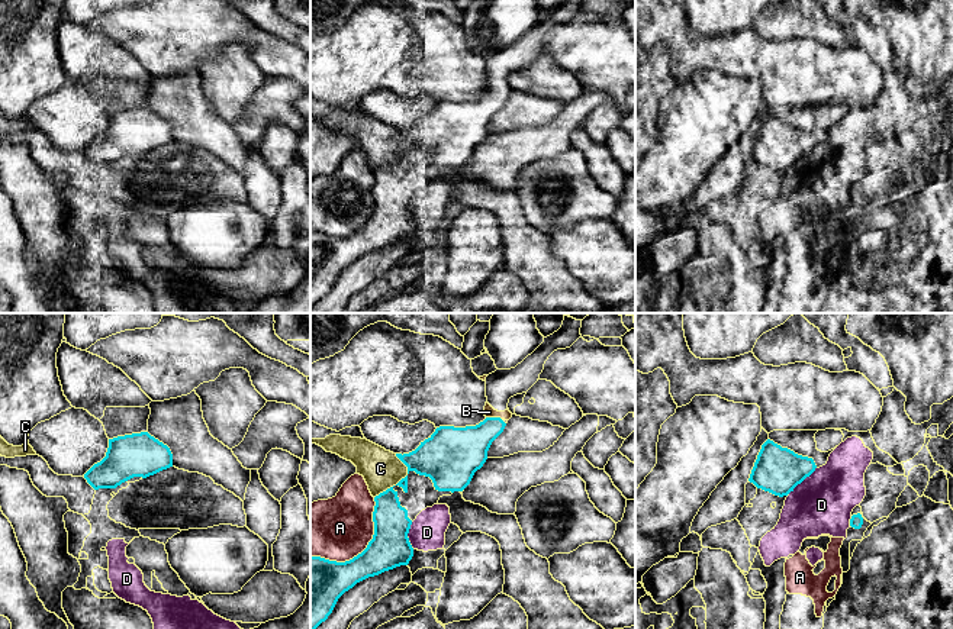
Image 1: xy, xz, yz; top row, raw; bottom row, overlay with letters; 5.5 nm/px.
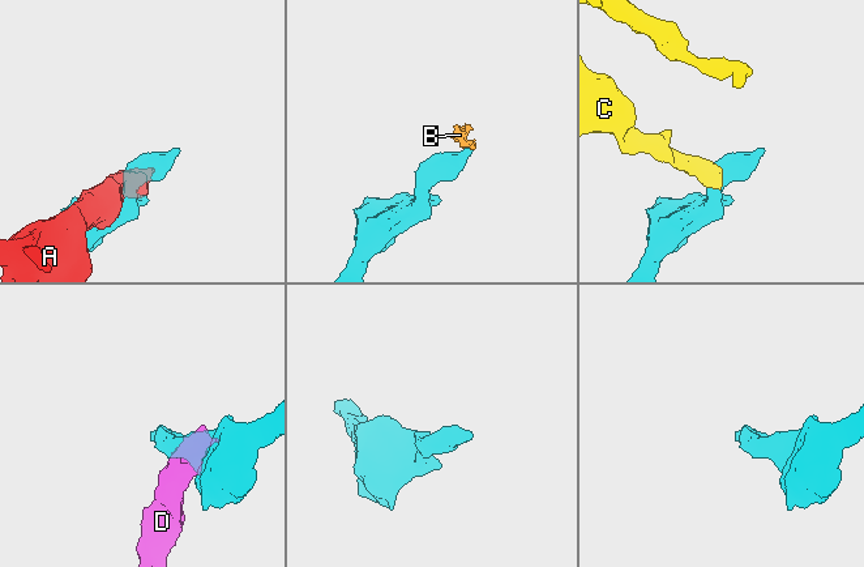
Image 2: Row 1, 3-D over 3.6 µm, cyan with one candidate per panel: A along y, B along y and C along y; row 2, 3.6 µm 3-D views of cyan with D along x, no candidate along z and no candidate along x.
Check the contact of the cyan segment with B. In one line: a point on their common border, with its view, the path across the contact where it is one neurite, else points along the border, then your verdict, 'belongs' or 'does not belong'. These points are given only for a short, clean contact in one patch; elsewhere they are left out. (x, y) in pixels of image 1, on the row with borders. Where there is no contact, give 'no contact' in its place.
contact xz (493, 418); way xz (463, 451), (493, 418), (489, 412); belongs

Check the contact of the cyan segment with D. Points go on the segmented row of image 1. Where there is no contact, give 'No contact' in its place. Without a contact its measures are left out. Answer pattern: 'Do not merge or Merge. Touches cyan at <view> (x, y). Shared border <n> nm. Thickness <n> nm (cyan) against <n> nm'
Do not merge. Touches cyan at yz (802, 480). Shared border 220 nm. Thickness 260 nm (cyan) against 340 nm

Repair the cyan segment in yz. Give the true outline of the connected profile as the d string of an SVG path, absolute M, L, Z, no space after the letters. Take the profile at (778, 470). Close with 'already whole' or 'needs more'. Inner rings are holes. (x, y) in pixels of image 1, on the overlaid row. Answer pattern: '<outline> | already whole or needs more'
M767 439L757 455L748 481L775 496L788 496L815 471L812 458L795 454Z | already whole

